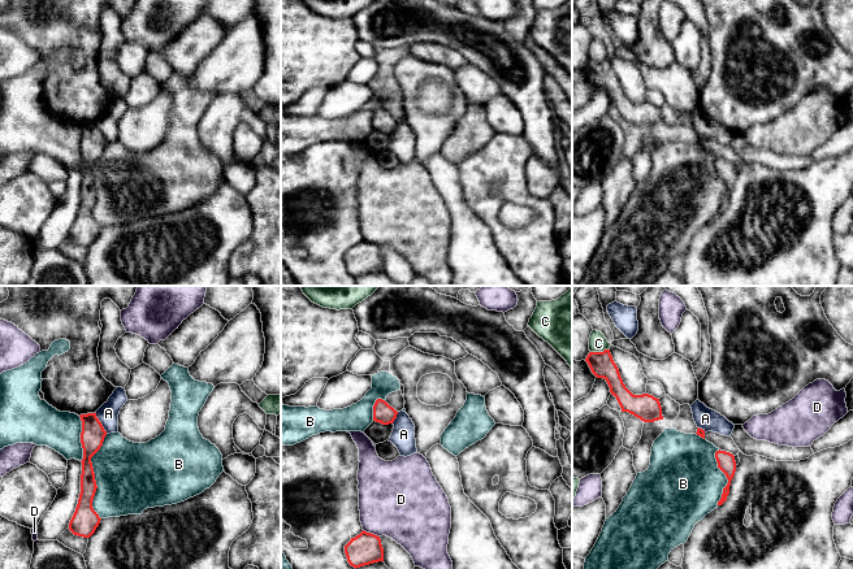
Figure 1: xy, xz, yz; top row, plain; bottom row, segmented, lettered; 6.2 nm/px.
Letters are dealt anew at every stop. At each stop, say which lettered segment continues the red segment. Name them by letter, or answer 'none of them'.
none of them

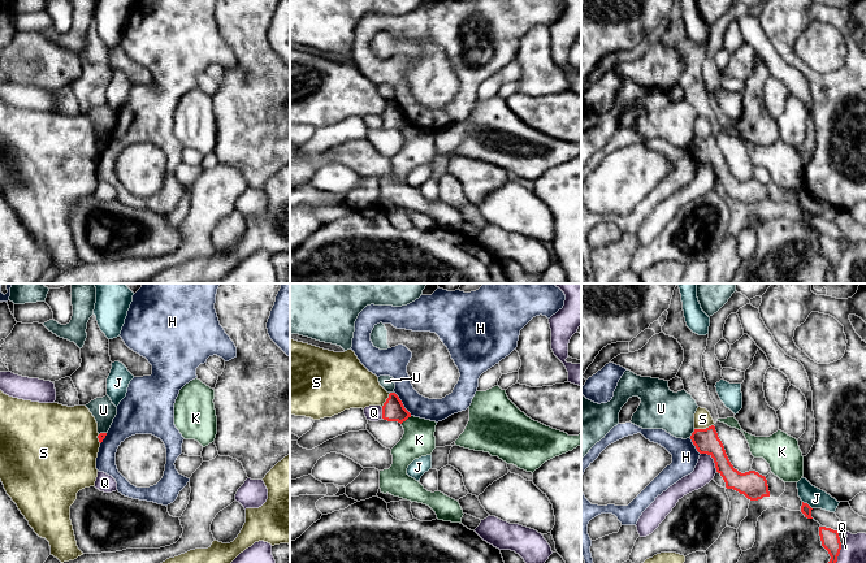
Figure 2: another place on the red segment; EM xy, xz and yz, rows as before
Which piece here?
none of them

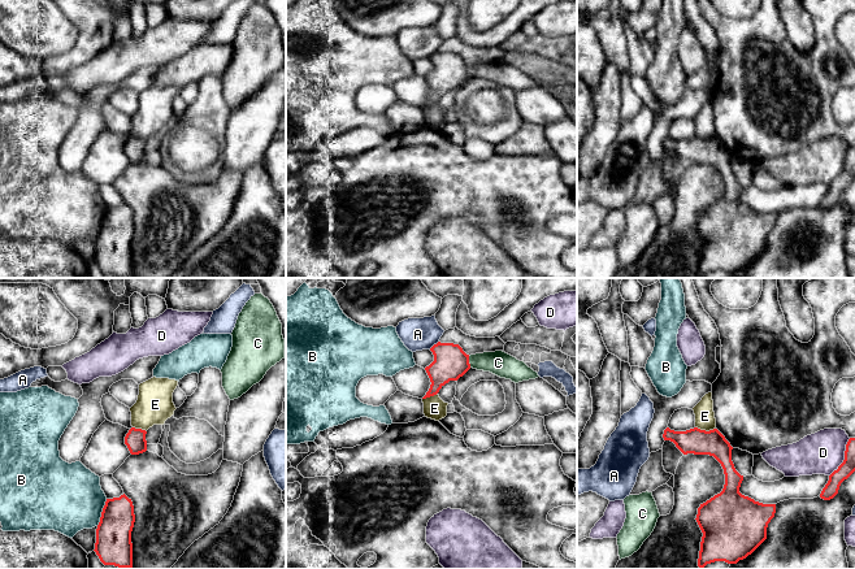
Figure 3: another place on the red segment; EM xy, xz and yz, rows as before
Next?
none of them

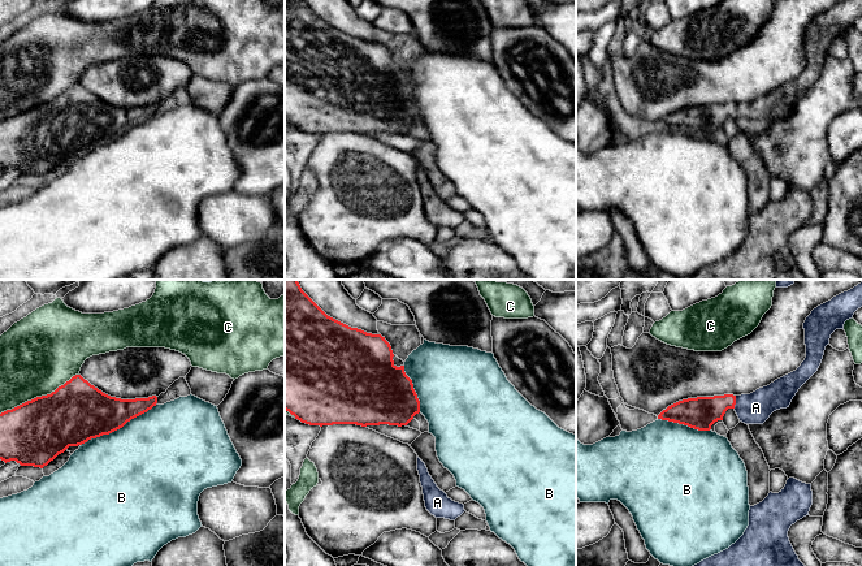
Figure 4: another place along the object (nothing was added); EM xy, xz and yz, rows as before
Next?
A

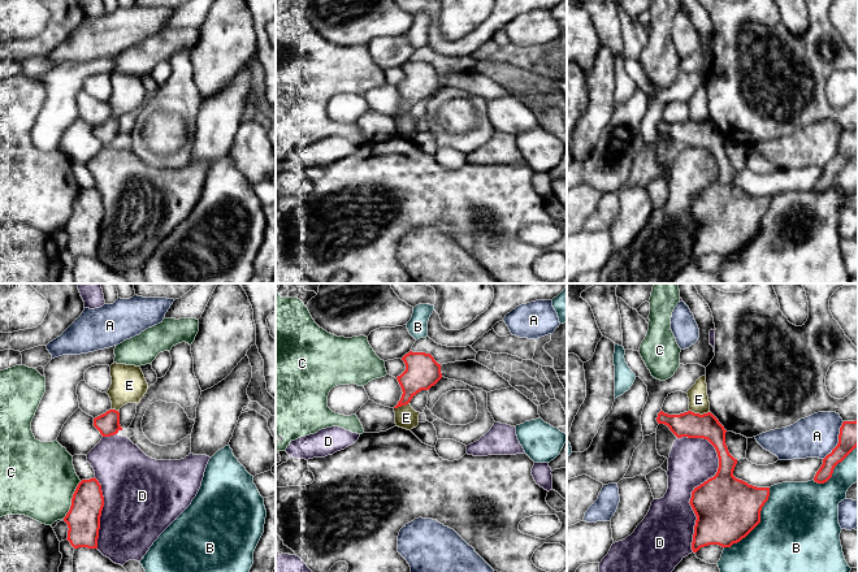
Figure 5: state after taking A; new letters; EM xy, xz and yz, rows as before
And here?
none of them

